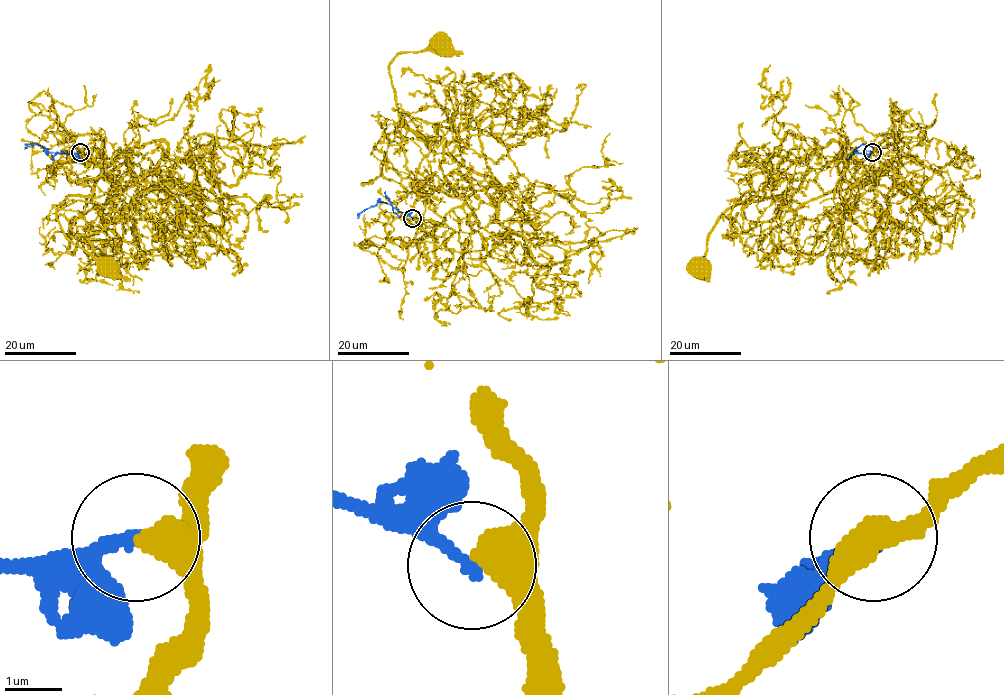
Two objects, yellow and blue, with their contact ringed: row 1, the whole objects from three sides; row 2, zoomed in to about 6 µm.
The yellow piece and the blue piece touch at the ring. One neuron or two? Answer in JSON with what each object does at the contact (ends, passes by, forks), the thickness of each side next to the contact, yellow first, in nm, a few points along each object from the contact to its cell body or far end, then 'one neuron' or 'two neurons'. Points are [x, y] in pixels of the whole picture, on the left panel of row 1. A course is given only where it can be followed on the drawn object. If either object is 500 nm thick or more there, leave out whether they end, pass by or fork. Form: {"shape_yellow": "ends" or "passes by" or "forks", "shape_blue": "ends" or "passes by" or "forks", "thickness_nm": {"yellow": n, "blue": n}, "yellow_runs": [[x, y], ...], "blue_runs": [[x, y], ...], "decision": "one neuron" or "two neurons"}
{"shape_yellow": "passes by", "shape_blue": "ends", "thickness_nm": {"yellow": 400, "blue": 240}, "yellow_runs": [[80, 152], [110, 181], [140, 182], [167, 145], [126, 148], [90, 194], [59, 205], [61, 230], [109, 267]], "blue_runs": [[80, 152], [50, 153], [34, 144], [28, 144], [24, 149]], "decision": "two neurons"}

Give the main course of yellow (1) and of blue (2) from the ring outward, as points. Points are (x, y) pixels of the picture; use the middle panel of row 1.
1: (412, 217), (414, 245), (475, 192), (500, 185), (435, 153), (401, 120), (389, 65), (398, 54), (442, 49)
2: (412, 217), (379, 202), (366, 208), (357, 218)

